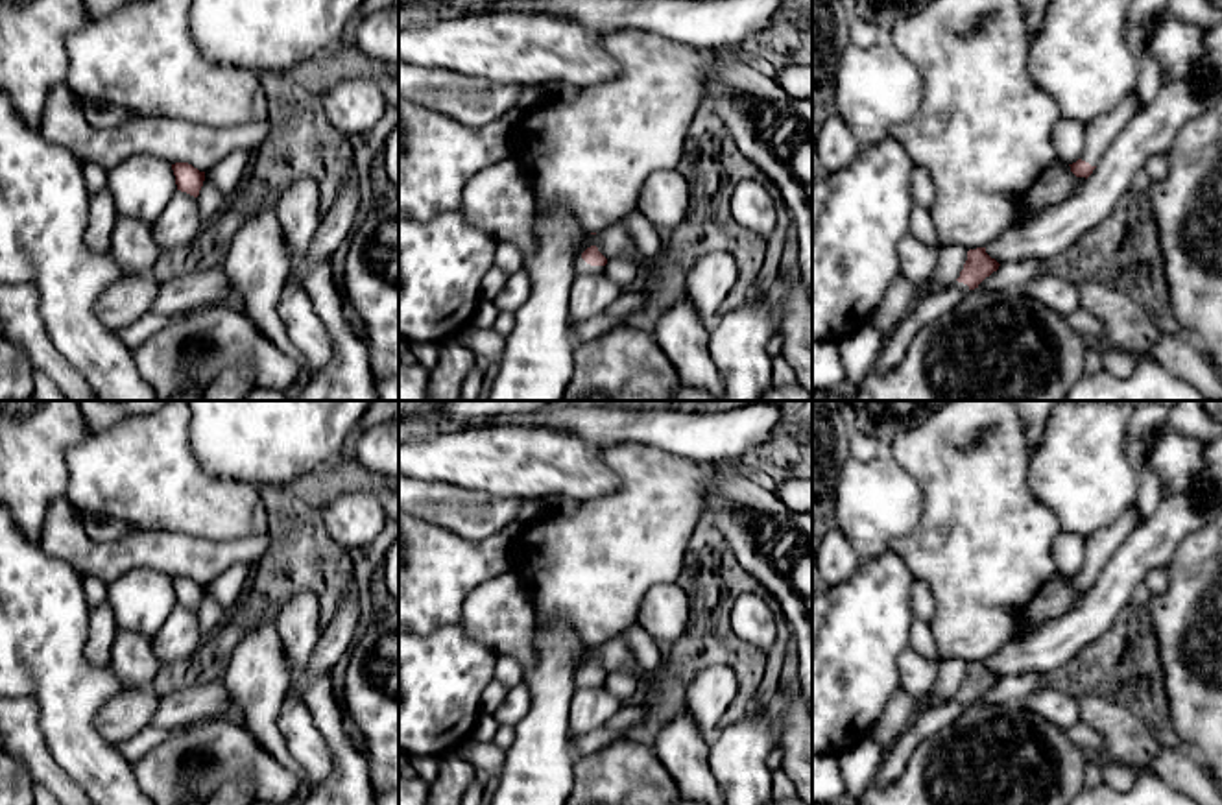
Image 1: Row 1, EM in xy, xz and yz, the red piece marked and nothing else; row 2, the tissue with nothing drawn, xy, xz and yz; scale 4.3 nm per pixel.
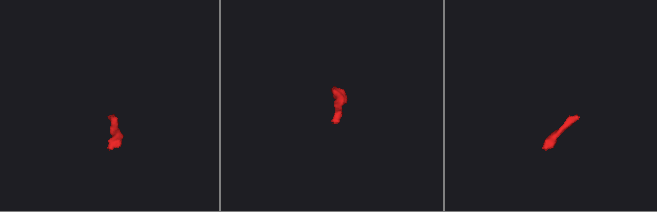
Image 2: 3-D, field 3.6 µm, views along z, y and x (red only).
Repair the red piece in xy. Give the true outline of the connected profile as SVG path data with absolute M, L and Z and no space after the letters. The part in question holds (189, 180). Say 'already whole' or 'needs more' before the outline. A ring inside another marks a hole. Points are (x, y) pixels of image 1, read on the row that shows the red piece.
already whole; M175 162L172 164L172 170L175 175L177 190L198 198L205 181L205 172L199 172L188 162Z

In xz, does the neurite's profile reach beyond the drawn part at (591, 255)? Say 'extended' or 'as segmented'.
extended

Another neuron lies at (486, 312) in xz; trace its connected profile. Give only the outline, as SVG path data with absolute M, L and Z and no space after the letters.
M482 299L471 319L471 327L480 330L491 329L498 314L495 303Z

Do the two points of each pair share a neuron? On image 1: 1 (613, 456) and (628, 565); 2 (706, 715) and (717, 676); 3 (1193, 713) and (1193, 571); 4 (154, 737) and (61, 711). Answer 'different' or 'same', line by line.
1: same
2: same
3: same
4: different

